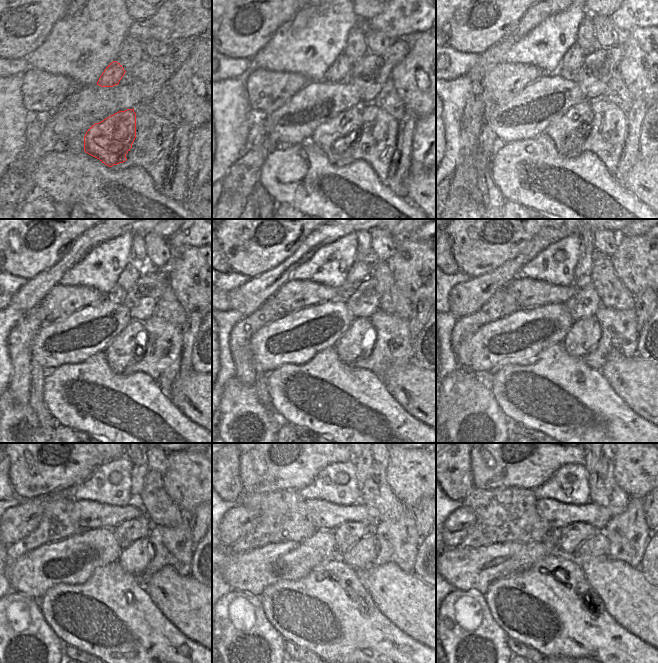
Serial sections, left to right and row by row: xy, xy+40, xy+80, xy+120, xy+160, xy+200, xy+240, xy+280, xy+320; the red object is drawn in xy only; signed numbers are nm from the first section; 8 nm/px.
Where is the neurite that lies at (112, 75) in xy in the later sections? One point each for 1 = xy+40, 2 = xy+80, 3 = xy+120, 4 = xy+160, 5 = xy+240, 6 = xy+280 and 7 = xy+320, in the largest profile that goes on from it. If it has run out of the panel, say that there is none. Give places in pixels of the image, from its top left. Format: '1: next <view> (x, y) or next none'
1: next xy+40 (340, 69)
2: next xy+80 (572, 60)
3: next xy+120 (128, 278)
4: next xy+160 (360, 270)
5: next xy+240 (139, 463)
6: next xy+280 (363, 463)
7: next xy+320 (589, 463)

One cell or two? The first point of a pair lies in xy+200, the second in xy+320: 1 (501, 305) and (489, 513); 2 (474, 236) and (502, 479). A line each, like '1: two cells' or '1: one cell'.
1: one cell
2: one cell

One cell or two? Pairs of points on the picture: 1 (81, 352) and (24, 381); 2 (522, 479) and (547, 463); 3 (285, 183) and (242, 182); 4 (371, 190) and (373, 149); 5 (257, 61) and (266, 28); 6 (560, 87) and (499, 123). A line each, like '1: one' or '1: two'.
1: two
2: one
3: two
4: two
5: two
6: one

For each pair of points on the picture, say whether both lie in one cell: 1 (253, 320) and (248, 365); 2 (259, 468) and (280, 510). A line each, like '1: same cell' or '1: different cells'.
1: same cell
2: different cells

